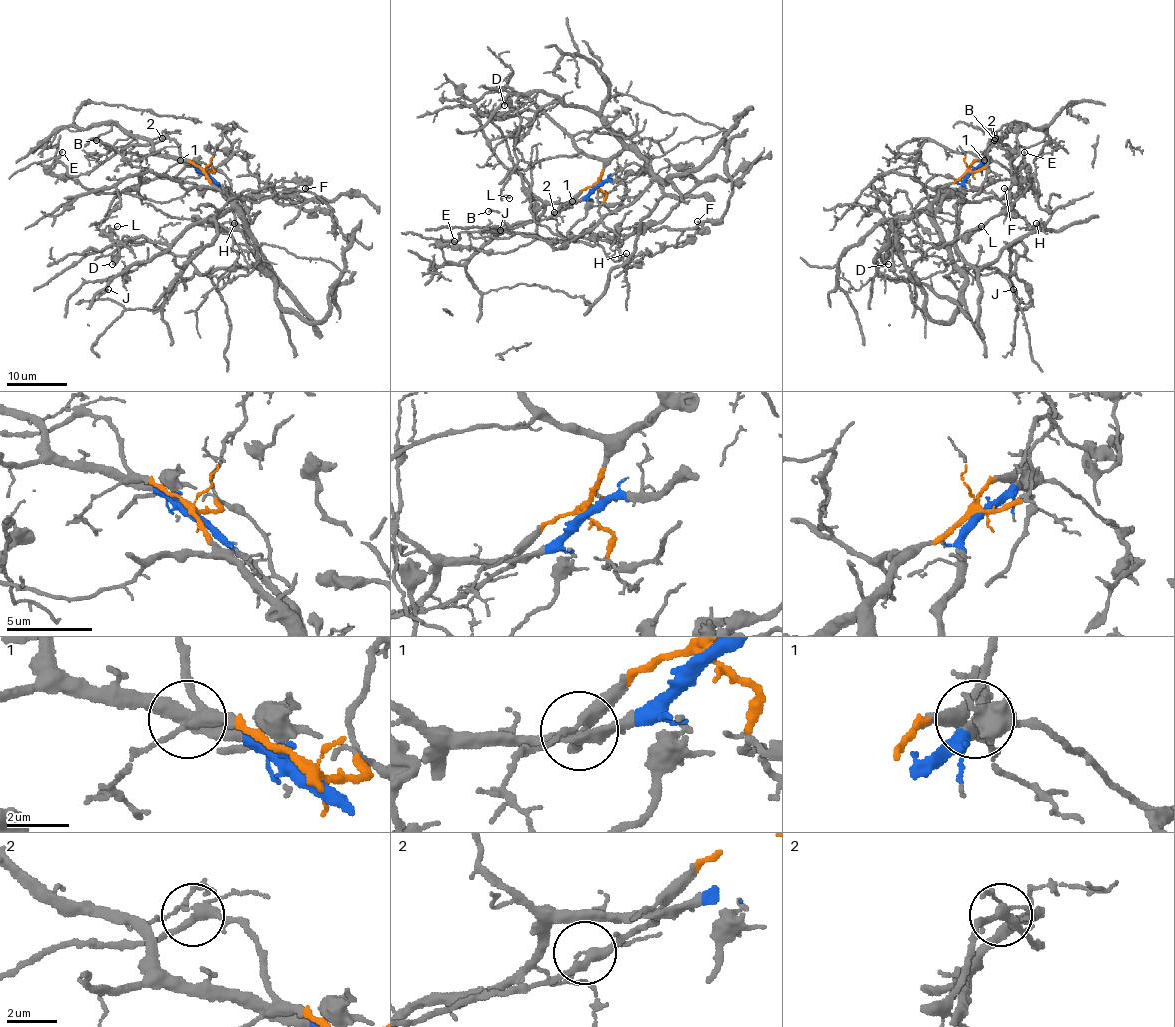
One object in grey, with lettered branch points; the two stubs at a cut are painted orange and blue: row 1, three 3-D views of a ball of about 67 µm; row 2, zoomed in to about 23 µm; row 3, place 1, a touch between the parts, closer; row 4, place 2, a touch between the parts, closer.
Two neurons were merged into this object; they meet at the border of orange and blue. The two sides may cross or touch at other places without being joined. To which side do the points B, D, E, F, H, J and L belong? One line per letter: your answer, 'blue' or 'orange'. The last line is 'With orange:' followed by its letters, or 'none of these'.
B: blue
D: orange
E: orange
F: blue
H: orange
J: orange
L: orange
With orange: D, E, H, J, L

